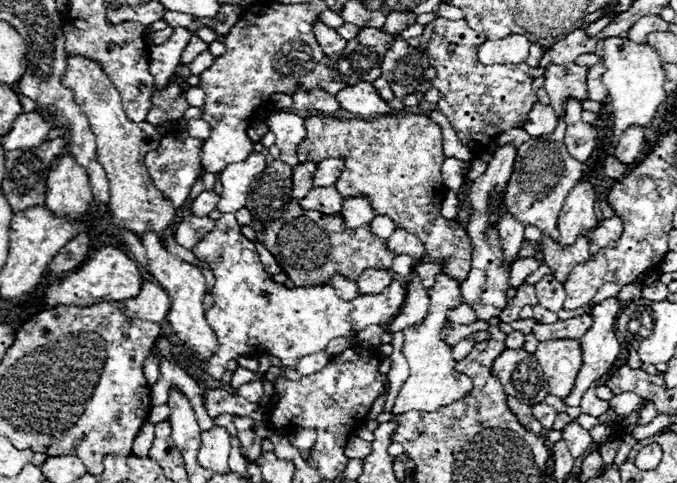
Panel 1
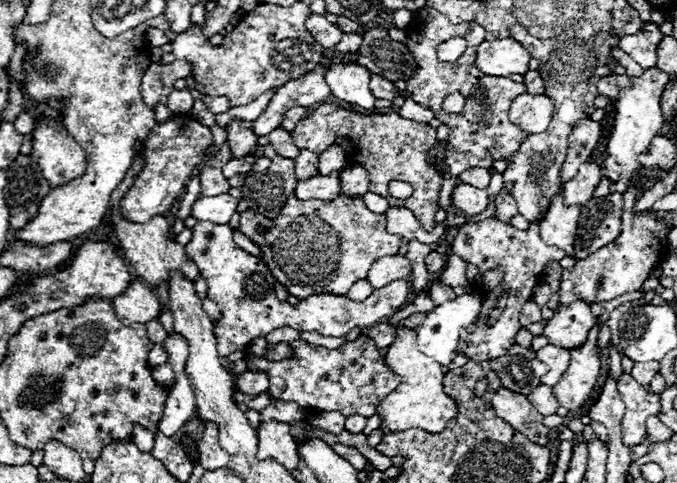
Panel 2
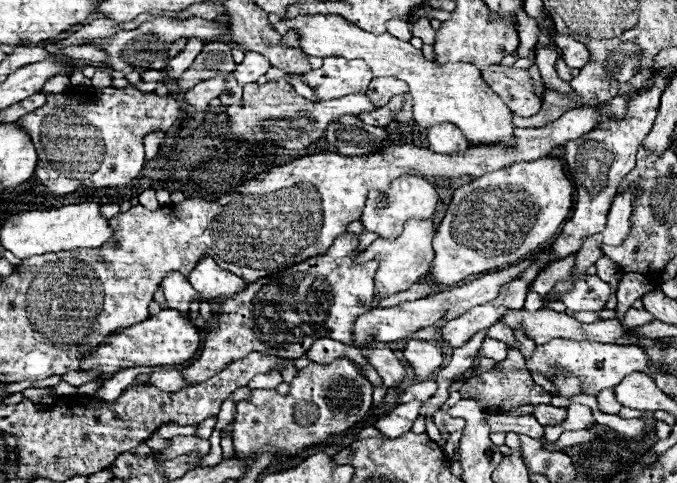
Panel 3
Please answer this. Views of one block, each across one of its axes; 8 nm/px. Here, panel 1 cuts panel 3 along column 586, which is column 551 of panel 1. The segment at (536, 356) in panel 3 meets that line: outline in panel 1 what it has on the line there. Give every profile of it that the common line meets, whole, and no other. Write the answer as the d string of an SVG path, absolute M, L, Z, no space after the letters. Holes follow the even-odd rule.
M546 340L538 344L534 352L542 366L544 378L550 386L550 394L566 398L574 388L576 374L582 366L580 340Z

